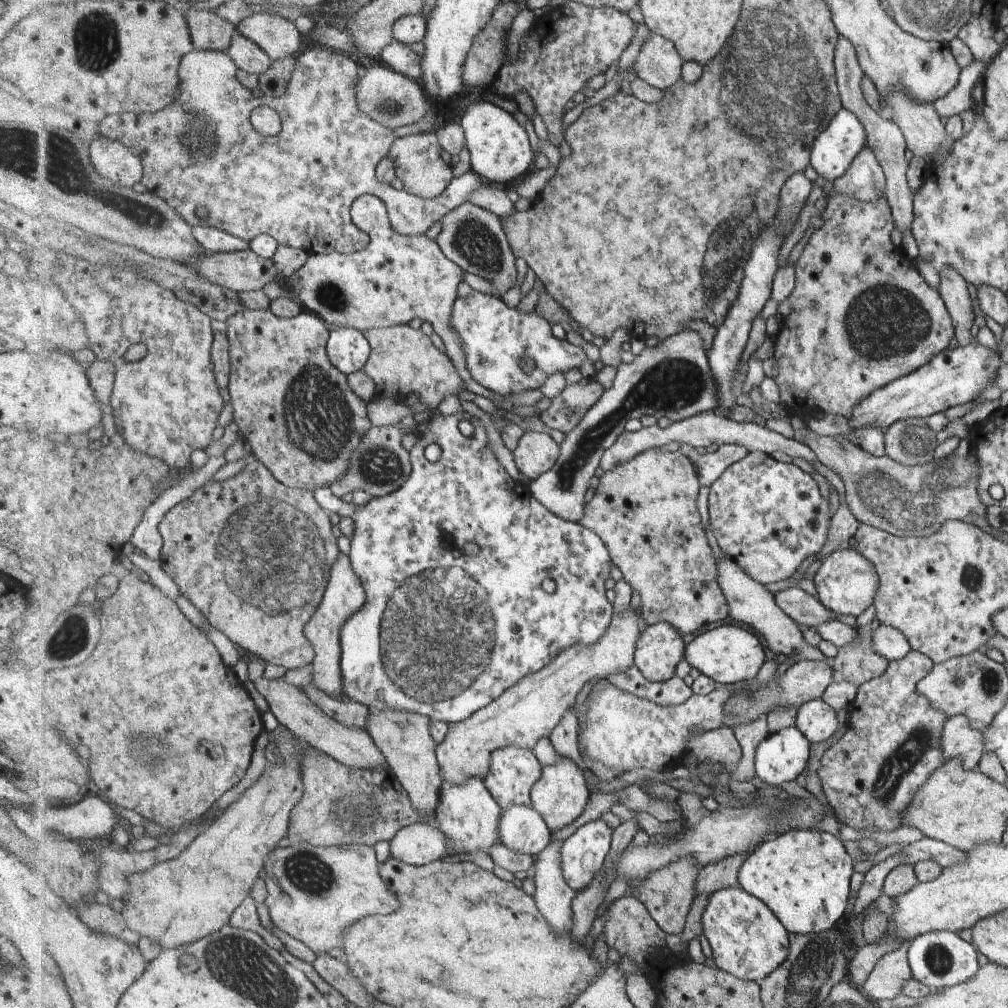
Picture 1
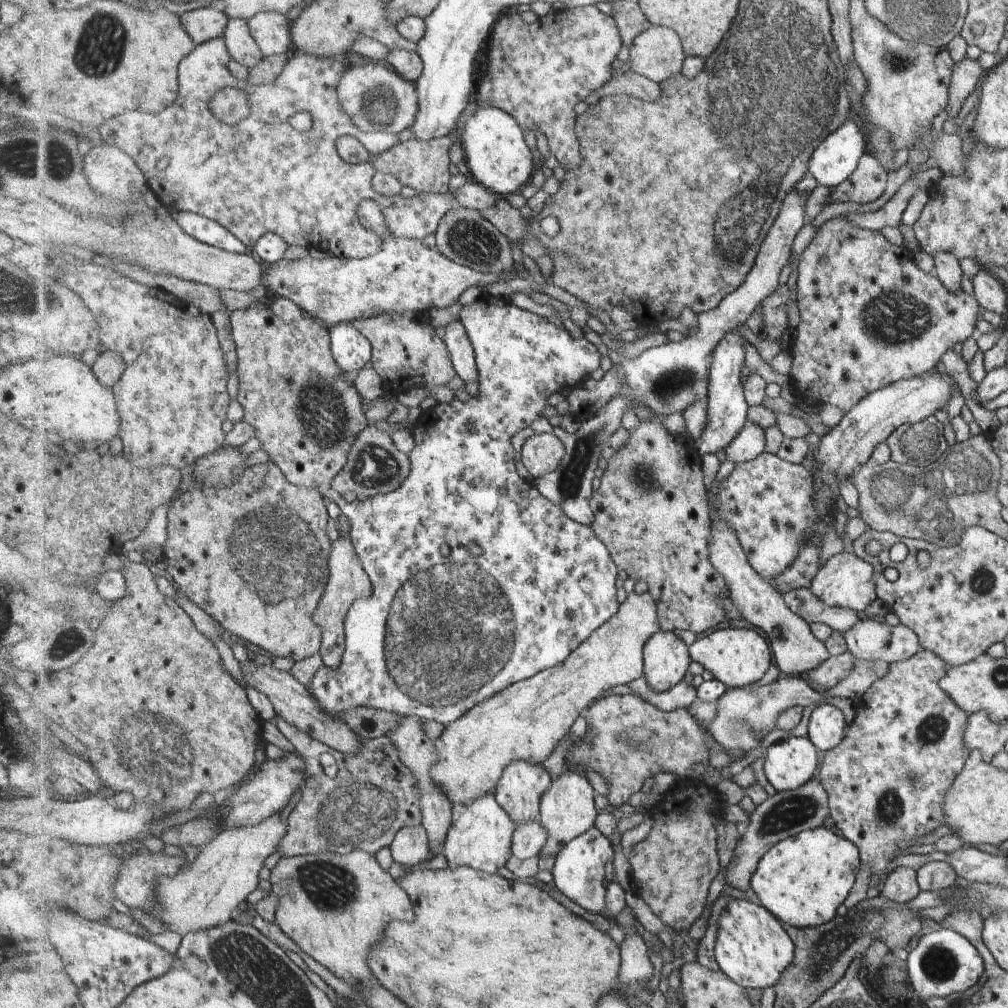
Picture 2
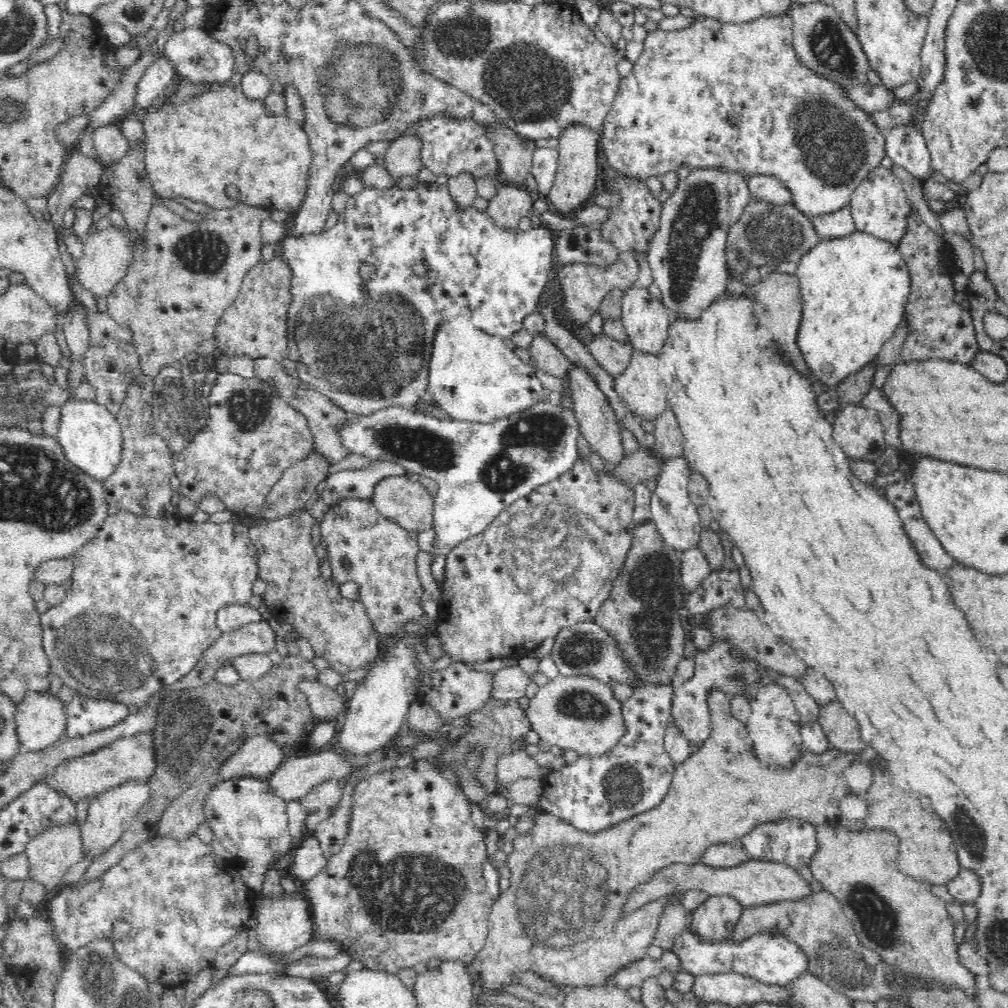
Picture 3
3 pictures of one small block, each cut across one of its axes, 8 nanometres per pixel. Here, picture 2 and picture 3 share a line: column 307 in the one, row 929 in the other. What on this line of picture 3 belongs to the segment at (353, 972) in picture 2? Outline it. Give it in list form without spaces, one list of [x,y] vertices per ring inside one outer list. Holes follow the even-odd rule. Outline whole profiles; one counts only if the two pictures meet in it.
[[[835,823],[817,825],[818,850],[810,869],[813,878],[822,885],[823,891],[833,895],[843,907],[855,928],[855,934],[862,945],[875,951],[885,961],[886,966],[895,965],[895,976],[939,978],[940,982],[951,982],[971,993],[975,976],[960,965],[955,942],[955,923],[949,918],[947,904],[930,892],[929,885],[918,879],[910,878],[898,870],[896,864],[896,834],[880,834],[876,830],[852,830]]]

